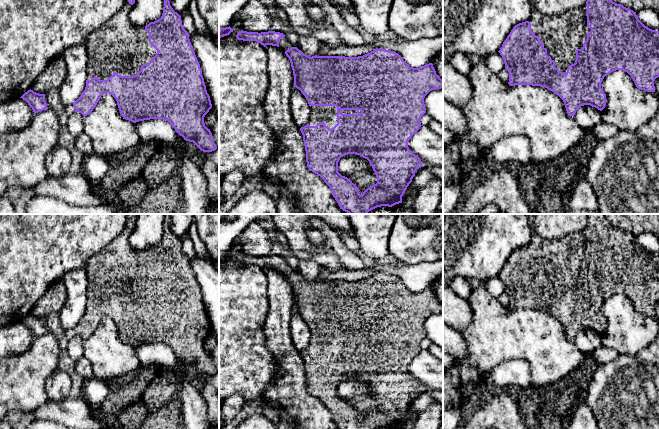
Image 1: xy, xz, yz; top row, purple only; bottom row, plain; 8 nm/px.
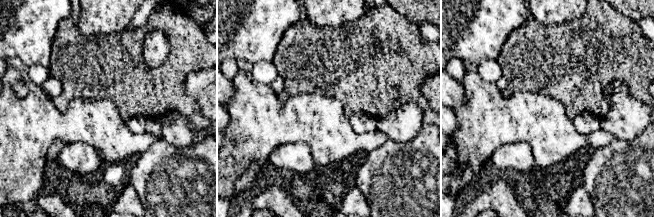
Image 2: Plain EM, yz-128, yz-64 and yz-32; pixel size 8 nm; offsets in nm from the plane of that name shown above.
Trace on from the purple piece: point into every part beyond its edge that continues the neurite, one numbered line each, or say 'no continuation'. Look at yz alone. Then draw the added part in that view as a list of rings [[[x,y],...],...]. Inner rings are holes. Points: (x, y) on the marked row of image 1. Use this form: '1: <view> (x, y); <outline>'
1: yz (562, 35); [[[587,4],[560,15],[545,15],[536,7],[531,8],[531,31],[543,41],[547,55],[564,74],[568,66],[575,63],[576,50],[582,49],[591,31],[587,27],[586,12]]]

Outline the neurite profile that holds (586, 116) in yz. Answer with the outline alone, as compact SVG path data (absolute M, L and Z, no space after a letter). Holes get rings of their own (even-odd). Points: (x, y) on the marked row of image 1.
M584 105L576 111L574 118L582 129L589 130L602 121L601 114L597 108Z

